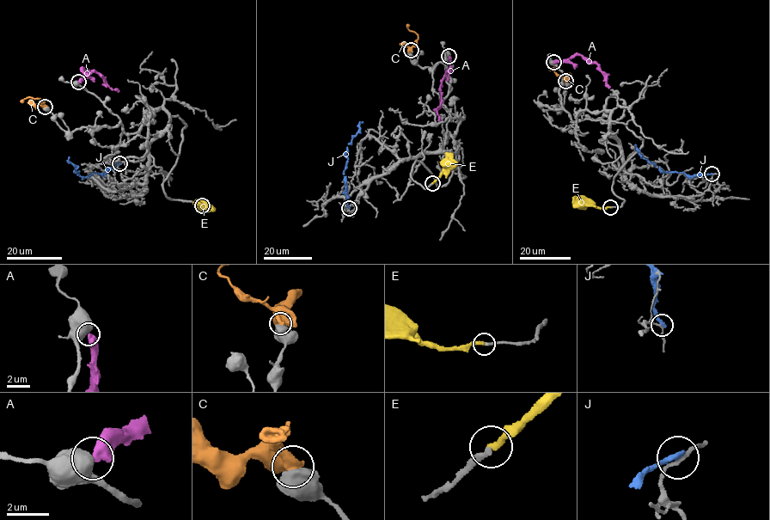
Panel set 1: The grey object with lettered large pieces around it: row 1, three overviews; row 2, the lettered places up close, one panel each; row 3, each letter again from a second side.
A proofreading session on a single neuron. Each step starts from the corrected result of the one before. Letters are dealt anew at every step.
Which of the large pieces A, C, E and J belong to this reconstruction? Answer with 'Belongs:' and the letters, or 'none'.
Belongs: E

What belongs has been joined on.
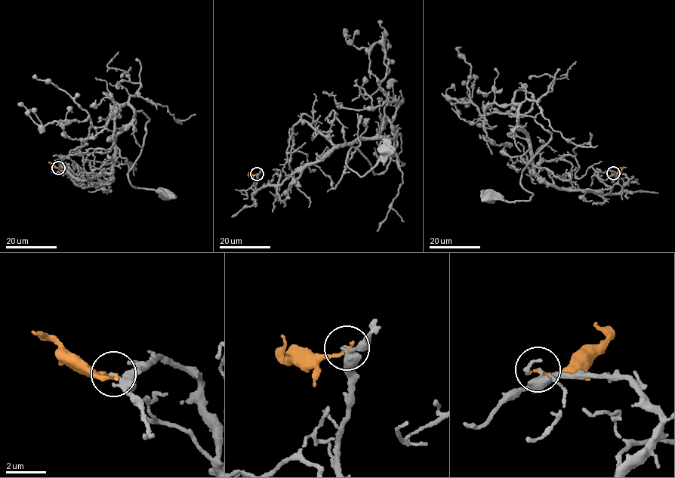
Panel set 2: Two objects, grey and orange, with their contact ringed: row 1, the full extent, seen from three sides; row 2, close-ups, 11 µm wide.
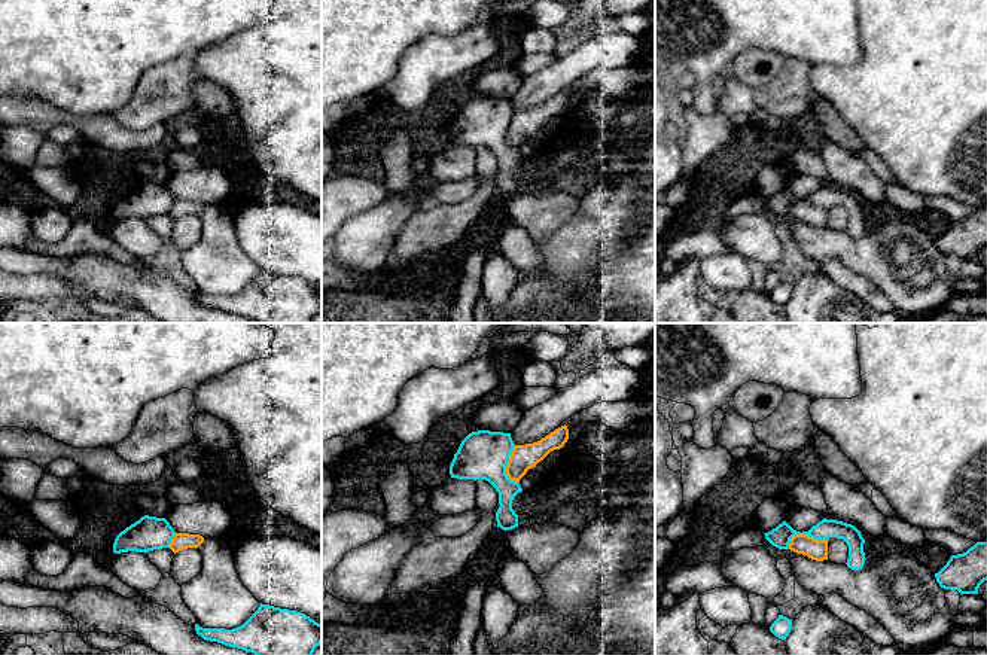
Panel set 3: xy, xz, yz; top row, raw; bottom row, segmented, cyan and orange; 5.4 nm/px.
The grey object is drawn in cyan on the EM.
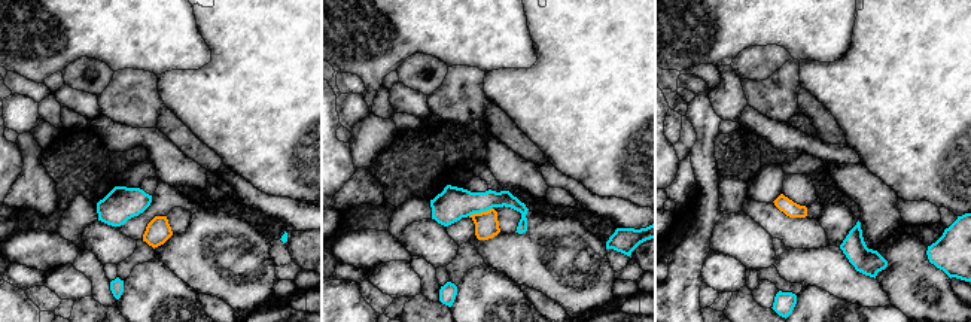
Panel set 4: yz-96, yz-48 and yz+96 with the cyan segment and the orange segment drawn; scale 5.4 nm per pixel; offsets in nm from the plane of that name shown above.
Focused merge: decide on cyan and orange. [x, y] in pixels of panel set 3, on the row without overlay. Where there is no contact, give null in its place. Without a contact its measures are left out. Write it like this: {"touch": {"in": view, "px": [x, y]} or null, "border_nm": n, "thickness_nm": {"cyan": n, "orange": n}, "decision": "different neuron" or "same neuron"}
{"touch": {"in": "yz", "px": [804, 200]}, "border_nm": 220, "thickness_nm": {"cyan": 120, "orange": 110}, "decision": "different neuron"}

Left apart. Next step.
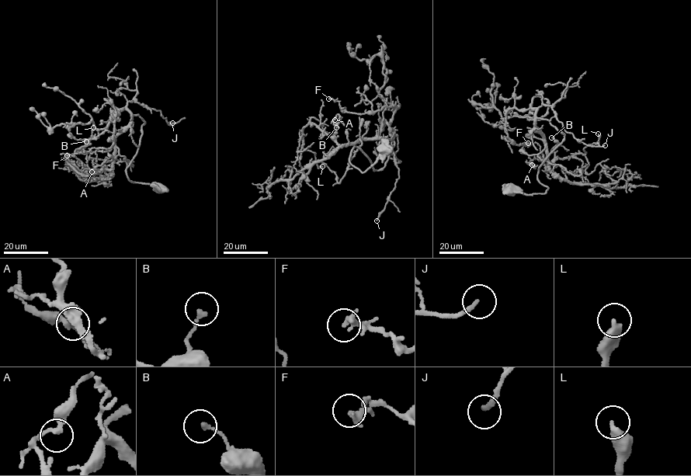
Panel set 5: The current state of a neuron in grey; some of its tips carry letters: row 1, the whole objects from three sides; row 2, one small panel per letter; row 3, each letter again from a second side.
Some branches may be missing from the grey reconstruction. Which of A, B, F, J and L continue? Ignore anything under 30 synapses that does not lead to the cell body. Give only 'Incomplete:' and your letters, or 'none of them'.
Incomplete: none of them

